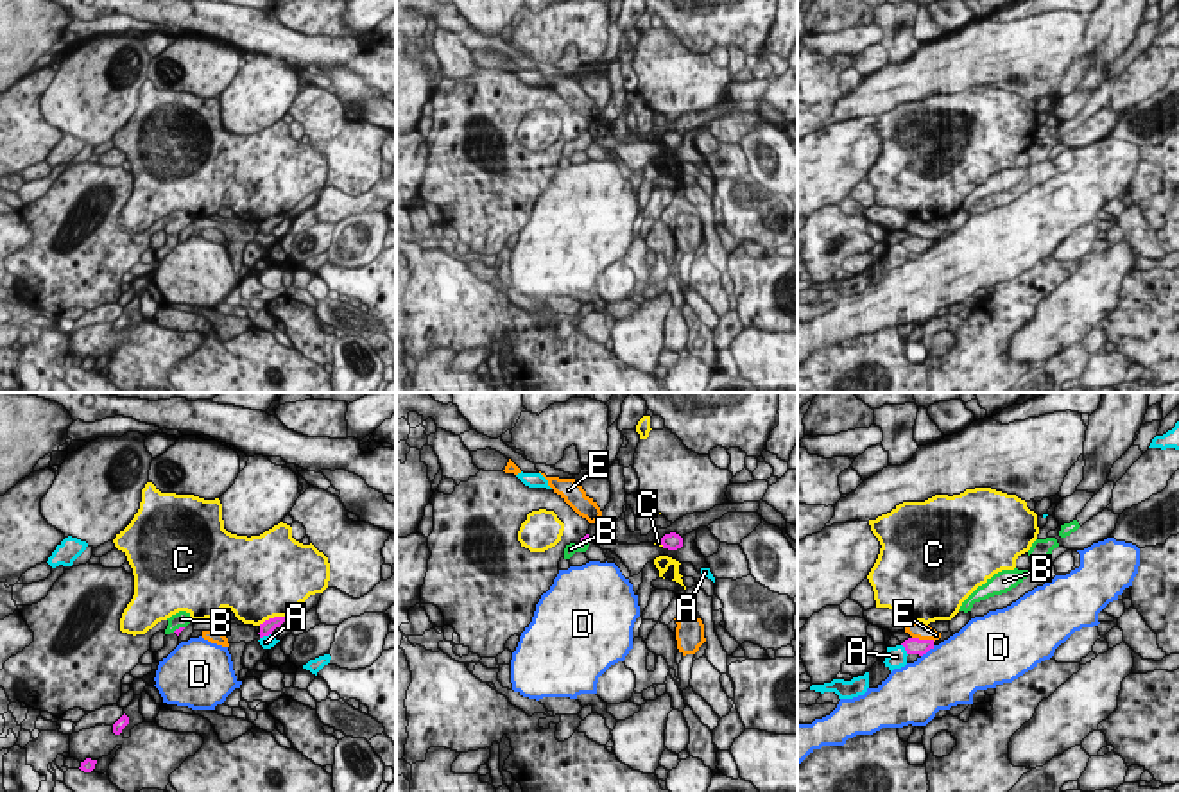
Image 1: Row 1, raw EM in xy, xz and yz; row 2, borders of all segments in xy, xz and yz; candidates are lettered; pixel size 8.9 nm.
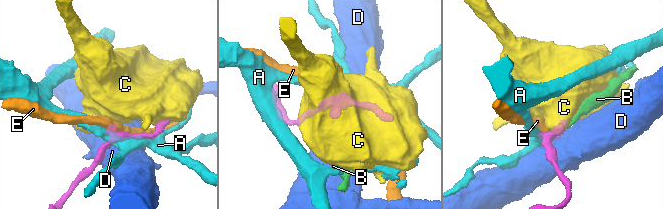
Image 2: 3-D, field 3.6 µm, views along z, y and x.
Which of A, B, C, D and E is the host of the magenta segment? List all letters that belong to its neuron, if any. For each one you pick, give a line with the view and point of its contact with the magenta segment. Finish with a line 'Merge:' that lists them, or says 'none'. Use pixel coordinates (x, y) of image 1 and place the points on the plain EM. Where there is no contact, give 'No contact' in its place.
B: Touches magenta at xy (180, 226)
Merge: B.

